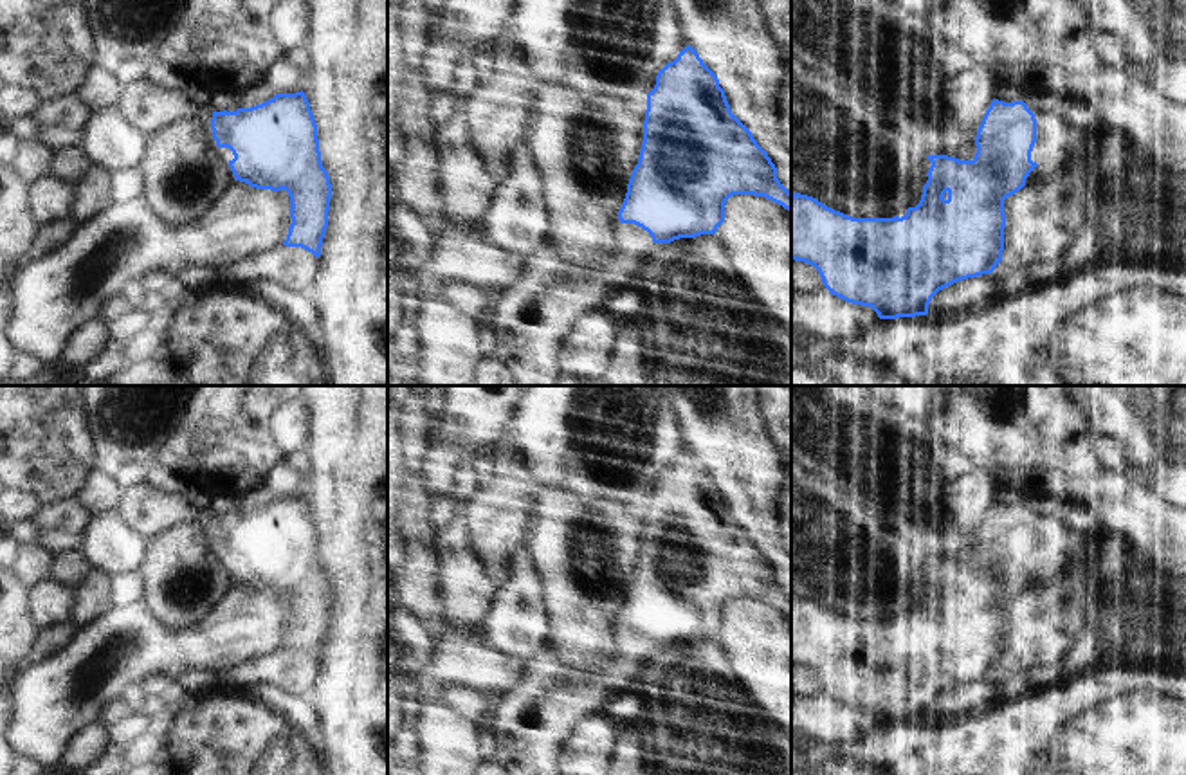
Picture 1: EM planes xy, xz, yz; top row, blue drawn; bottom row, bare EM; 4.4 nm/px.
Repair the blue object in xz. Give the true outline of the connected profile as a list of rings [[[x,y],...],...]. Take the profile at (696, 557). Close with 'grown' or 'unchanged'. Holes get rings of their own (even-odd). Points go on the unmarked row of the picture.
[[[687,449],[658,476],[647,497],[643,546],[618,615],[618,652],[609,670],[584,676],[550,649],[528,660],[523,681],[496,707],[494,759],[510,775],[562,775],[562,752],[579,723],[611,710],[620,698],[634,692],[656,647],[716,638],[725,625],[725,607],[734,598],[764,600],[791,616],[791,597],[777,582],[775,568],[732,517],[717,479]]]; grown

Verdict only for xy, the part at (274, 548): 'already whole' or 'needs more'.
needs more

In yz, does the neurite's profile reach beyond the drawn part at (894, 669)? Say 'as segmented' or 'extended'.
extended

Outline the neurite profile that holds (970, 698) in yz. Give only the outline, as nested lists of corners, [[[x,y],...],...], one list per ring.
[[[997,679],[968,681],[939,694],[928,708],[928,717],[934,721],[953,721],[988,710],[999,698],[1000,685]]]

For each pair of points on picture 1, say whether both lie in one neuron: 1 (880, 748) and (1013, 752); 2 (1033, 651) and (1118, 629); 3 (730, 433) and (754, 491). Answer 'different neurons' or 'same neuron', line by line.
1: same neuron
2: same neuron
3: same neuron

